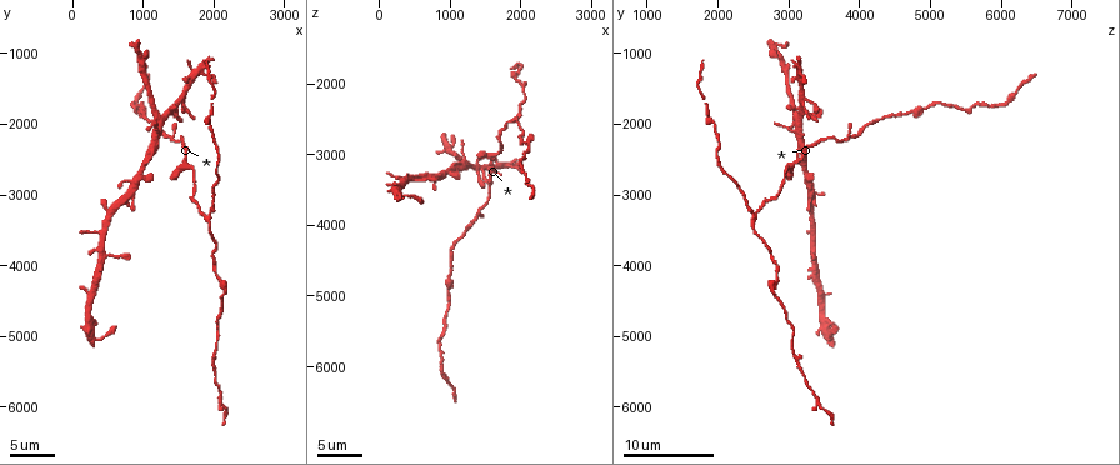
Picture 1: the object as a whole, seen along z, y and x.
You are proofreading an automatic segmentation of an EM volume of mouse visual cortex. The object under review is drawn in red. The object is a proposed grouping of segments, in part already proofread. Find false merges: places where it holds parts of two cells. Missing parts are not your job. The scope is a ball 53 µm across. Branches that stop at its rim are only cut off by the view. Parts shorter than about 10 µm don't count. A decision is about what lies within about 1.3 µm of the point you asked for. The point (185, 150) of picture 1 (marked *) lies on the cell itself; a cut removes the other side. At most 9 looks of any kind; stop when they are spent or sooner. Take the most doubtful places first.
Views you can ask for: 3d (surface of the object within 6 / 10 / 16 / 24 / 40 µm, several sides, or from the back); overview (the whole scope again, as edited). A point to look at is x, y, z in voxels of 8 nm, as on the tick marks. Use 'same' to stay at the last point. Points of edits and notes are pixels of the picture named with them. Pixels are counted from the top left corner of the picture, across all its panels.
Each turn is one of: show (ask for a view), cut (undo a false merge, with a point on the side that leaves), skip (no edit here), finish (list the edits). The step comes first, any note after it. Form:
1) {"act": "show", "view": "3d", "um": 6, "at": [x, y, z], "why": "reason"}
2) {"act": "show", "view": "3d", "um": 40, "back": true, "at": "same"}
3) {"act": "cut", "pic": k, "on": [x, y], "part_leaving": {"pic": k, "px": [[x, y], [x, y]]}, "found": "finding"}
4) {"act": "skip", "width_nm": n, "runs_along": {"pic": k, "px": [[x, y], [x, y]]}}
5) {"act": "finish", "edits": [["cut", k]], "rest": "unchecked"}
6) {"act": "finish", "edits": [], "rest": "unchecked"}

{"act": "show", "view": "3d", "um": 10, "at": [1950, 3300, 2500], "why": "branch point"}

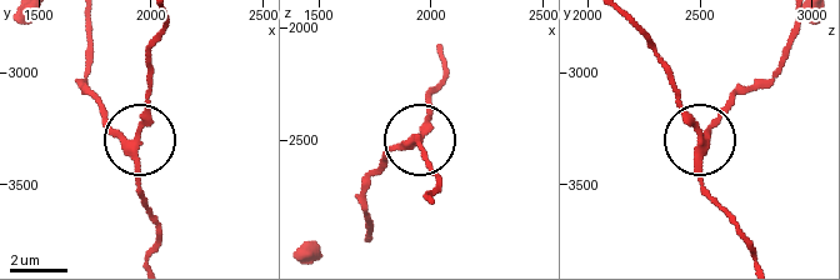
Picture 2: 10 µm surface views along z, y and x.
{"act": "skip", "width_nm": 250, "runs_along": {"pic": 2, "px": [[90, 24], [84, 86], [105, 118], [134, 139], [148, 76]]}, "found": "one cell here"}

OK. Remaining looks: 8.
{"act": "show", "view": "3d", "um": 16, "at": [1700, 2650, 3000], "why": "calibre changes"}

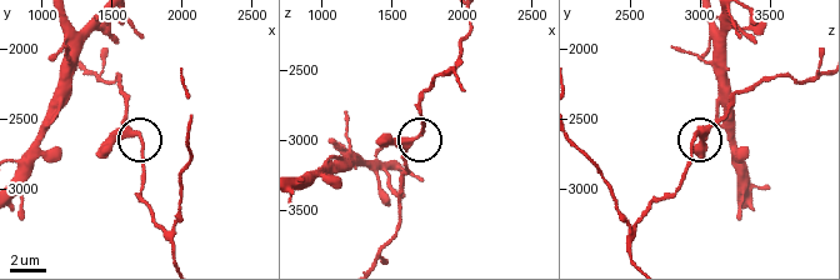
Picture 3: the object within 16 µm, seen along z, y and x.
{"act": "skip", "runs_along": {"pic": 3, "px": [[126, 101], [128, 126], [144, 149], [144, 184]]}, "found": "one cell here"}

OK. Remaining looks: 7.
{"act": "show", "view": "3d", "um": 10, "at": [1350, 2150, 3850], "why": "three-way junction"}

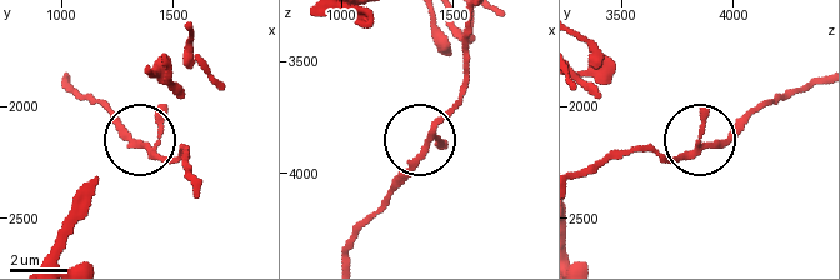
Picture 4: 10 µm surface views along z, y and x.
{"act": "skip", "width_nm": 180, "found": "continuous, no second cell"}

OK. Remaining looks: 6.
{"act": "show", "view": "3d", "um": 10, "at": [2150, 4400, 2800]}

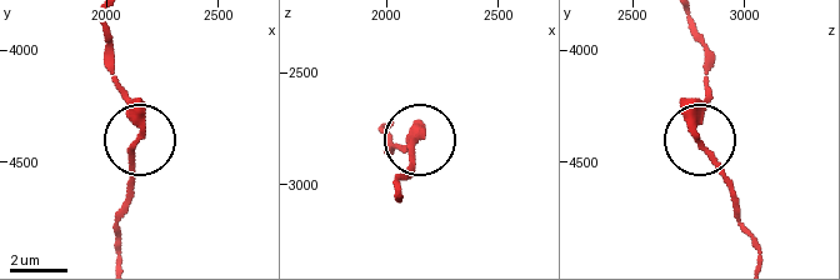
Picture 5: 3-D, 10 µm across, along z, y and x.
{"act": "show", "view": "3d", "um": 10, "back": true, "at": [2130, 4410, 2790]}

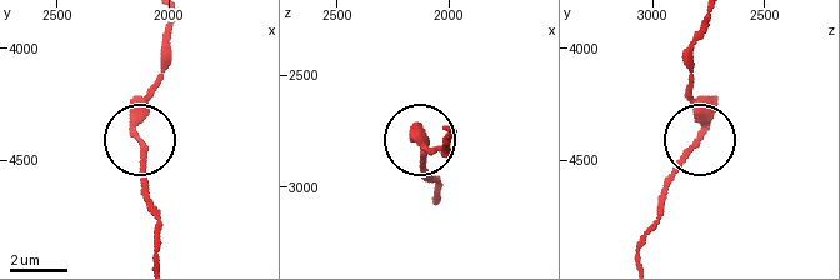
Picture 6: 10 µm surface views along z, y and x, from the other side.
{"act": "skip", "runs_along": {"pic": 6, "px": [[708, 26], [693, 55], [700, 134], [659, 196]]}, "found": "all the same cell"}

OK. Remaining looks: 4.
{"act": "finish", "edits": [], "rest": "unchecked"}

